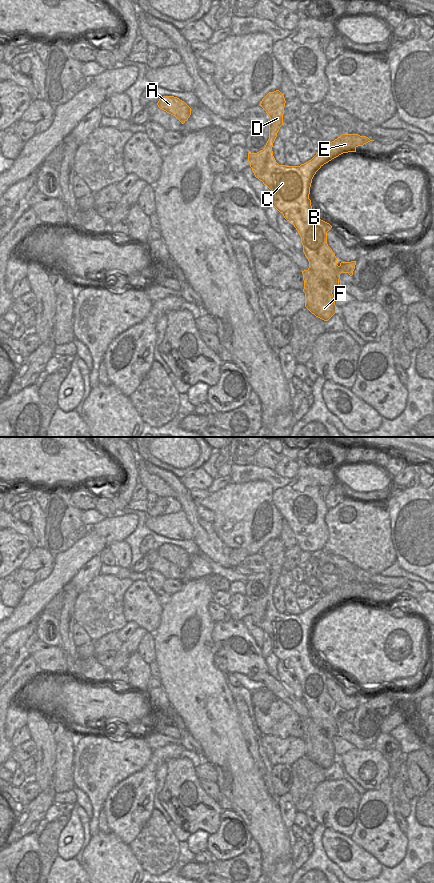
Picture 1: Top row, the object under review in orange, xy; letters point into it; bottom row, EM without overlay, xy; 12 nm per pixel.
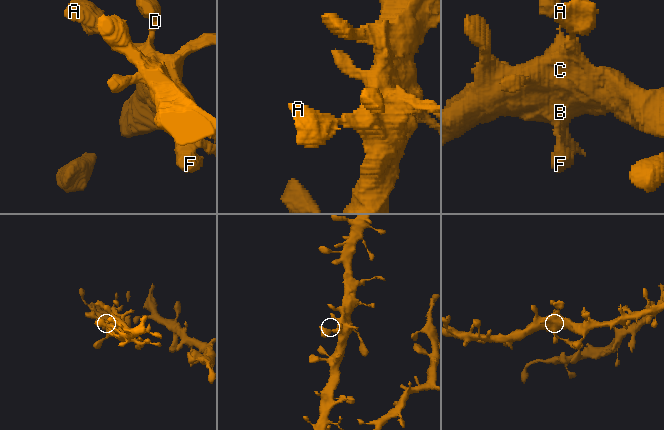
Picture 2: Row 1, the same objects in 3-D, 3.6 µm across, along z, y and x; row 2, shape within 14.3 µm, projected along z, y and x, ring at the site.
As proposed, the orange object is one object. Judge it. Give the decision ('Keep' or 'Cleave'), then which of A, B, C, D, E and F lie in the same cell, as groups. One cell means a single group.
Keep. Groups: A B C D E F.

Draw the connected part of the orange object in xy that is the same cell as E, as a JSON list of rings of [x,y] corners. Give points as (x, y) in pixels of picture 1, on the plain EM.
[[[279,538],[269,540],[262,547],[260,553],[271,567],[269,571],[269,587],[263,598],[257,601],[248,601],[248,609],[255,625],[271,638],[272,653],[283,662],[287,669],[294,673],[301,685],[303,700],[309,709],[309,716],[302,719],[305,755],[316,765],[328,769],[336,761],[332,738],[339,735],[341,721],[348,721],[350,724],[353,723],[356,709],[341,710],[339,714],[337,713],[337,706],[327,692],[327,680],[332,674],[319,667],[312,659],[311,648],[309,647],[312,627],[324,612],[343,601],[356,600],[358,594],[363,594],[374,588],[358,582],[342,582],[334,589],[325,592],[323,598],[316,601],[311,608],[300,614],[279,613],[273,604],[272,595],[277,581],[283,573],[285,551],[285,546]]]

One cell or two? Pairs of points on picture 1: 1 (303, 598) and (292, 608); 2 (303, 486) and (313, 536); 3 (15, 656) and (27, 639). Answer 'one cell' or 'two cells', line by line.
1: two cells
2: one cell
3: one cell

